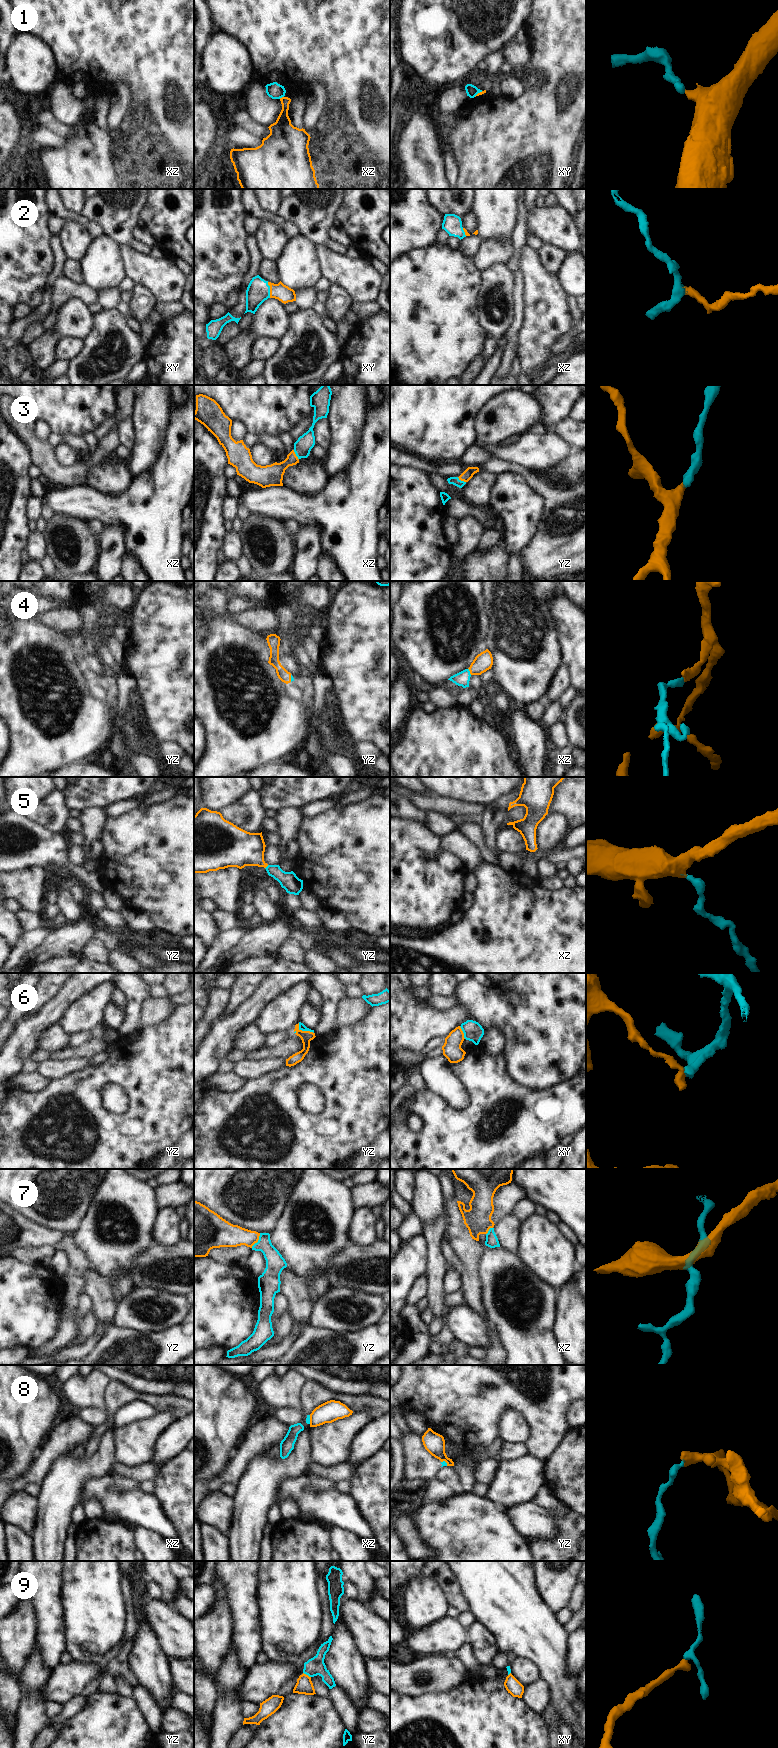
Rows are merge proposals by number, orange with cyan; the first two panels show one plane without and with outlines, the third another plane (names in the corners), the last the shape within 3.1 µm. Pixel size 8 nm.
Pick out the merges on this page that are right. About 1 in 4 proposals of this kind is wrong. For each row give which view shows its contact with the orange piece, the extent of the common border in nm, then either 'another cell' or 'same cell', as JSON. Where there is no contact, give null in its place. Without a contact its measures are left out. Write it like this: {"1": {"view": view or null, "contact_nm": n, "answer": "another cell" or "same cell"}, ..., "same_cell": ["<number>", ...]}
{"1": {"view": "xz", "contact_nm": 40, "answer": "another cell"}, "2": {"view": "xy", "contact_nm": 130, "answer": "same cell"}, "3": {"view": "xz", "contact_nm": 90, "answer": "same cell"}, "4": {"view": "xz", "contact_nm": 60, "answer": "same cell"}, "5": {"view": "yz", "contact_nm": 40, "answer": "same cell"}, "6": {"view": "yz", "contact_nm": 150, "answer": "another cell"}, "7": {"view": "yz", "contact_nm": 140, "answer": "another cell"}, "8": {"view": "xz", "contact_nm": 70, "answer": "another cell"}, "9": {"view": "yz", "contact_nm": 80, "answer": "same cell"}, "same_cell": ["2", "3", "4", "5", "9"]}

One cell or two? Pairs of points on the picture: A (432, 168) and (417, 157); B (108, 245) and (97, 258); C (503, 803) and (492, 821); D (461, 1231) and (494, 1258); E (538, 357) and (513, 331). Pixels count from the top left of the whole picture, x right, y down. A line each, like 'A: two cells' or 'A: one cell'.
A: one cell
B: one cell
C: one cell
D: two cells
E: two cells

